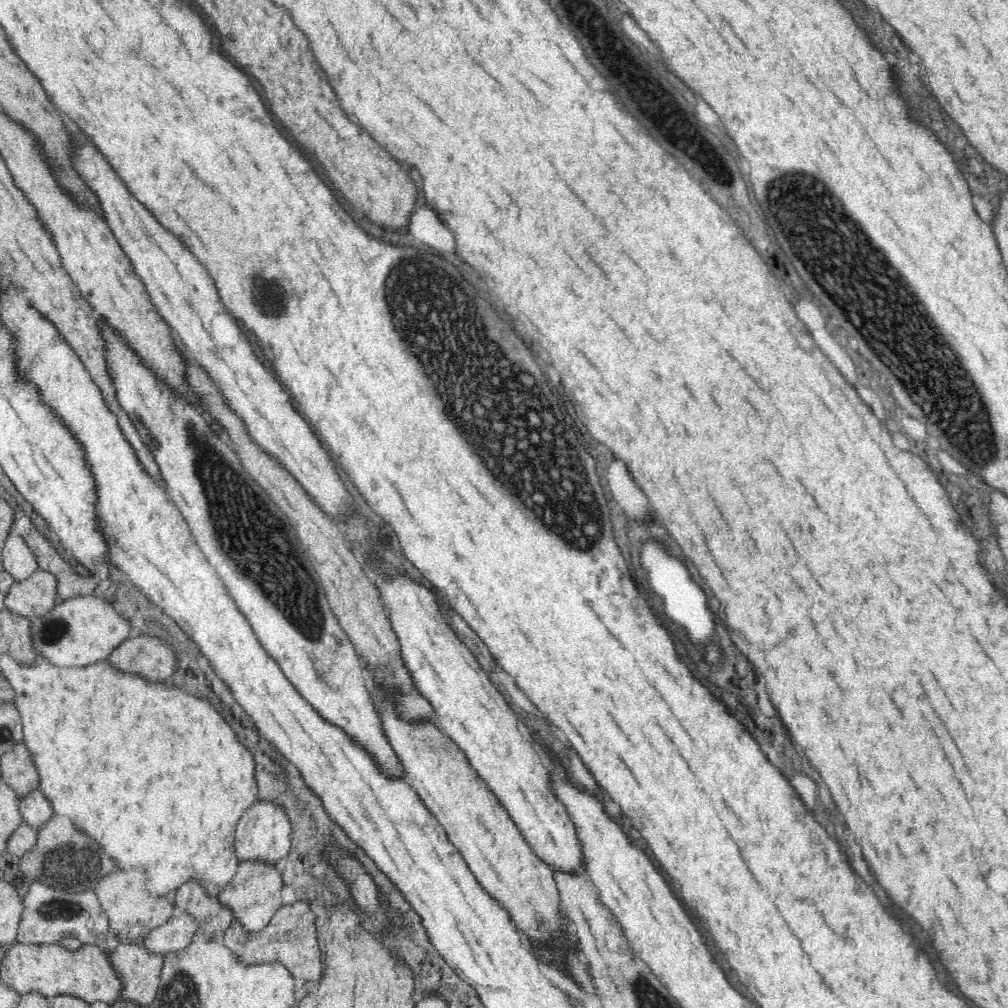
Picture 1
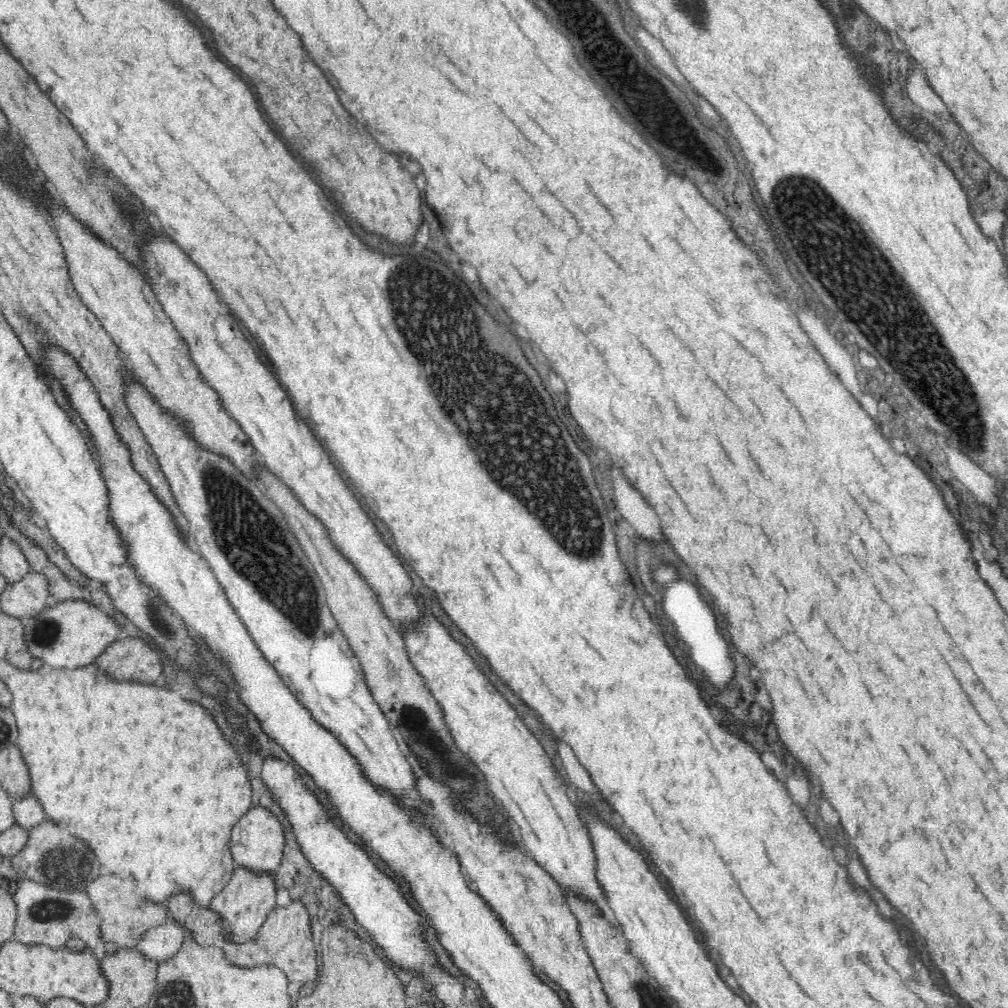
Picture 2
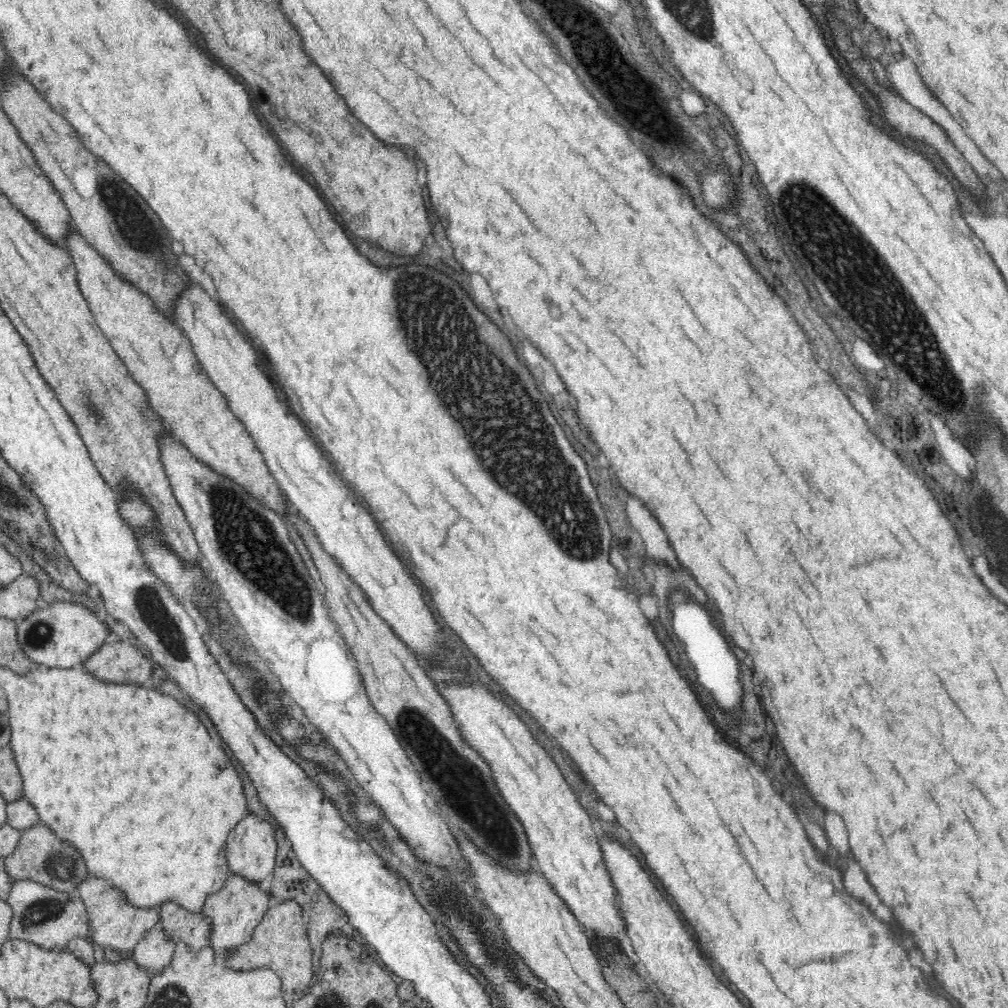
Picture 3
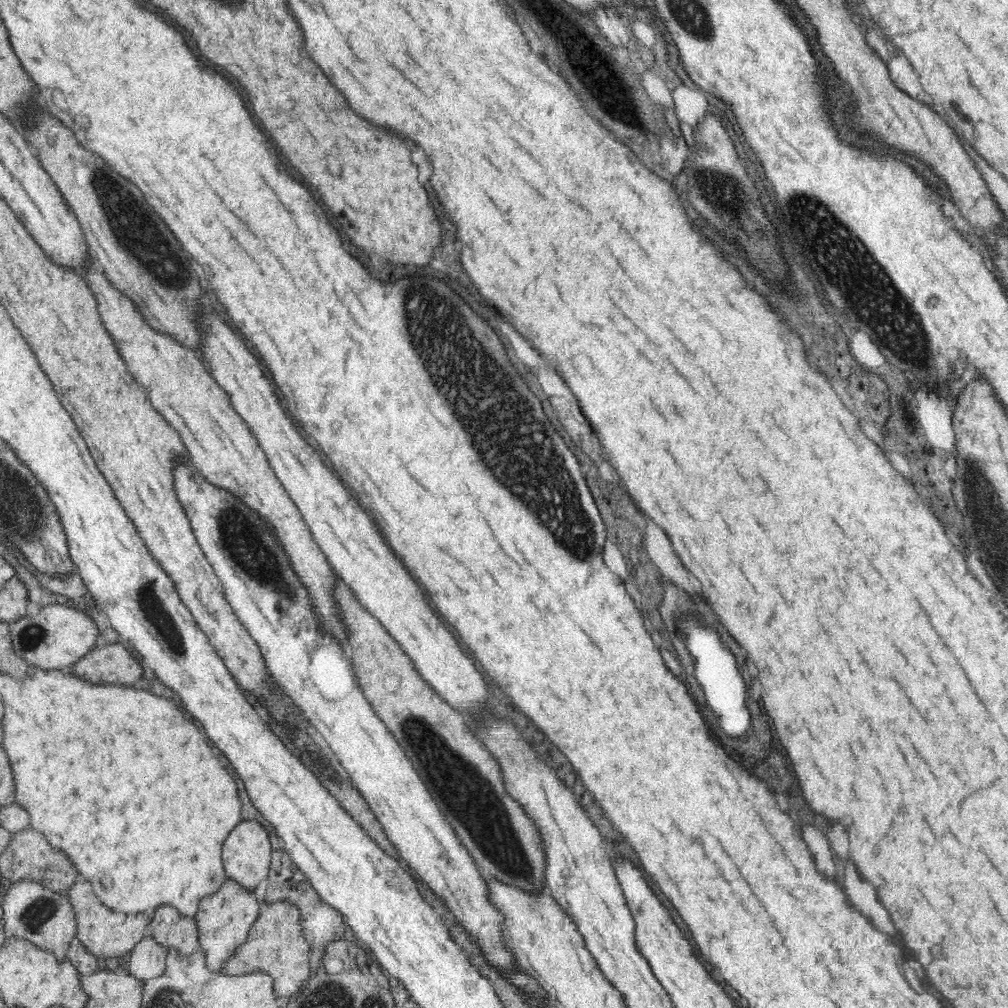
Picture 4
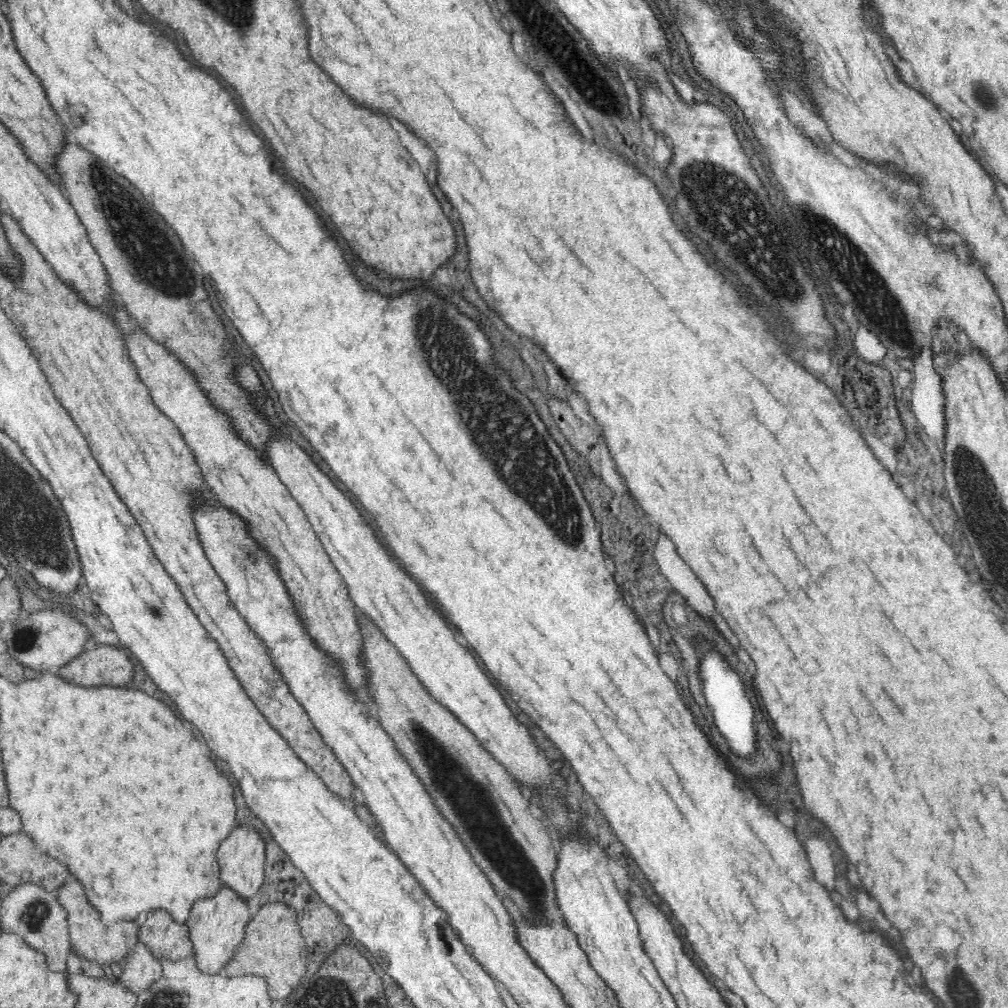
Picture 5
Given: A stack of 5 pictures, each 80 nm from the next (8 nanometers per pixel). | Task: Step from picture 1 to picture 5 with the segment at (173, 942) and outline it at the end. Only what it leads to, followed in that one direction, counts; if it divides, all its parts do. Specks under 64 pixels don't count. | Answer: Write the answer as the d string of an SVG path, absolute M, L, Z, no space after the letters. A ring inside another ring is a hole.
M140 941L125 957L125 960L120 981L136 996L163 975L162 960L156 959L150 947L146 947Z

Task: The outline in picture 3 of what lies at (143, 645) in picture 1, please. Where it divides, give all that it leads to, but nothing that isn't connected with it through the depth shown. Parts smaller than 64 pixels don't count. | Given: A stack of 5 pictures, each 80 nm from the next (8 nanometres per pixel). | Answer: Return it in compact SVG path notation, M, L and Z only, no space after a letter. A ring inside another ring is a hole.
M125 636L105 642L82 666L104 682L144 685L142 682L148 682L154 665L150 657Z

